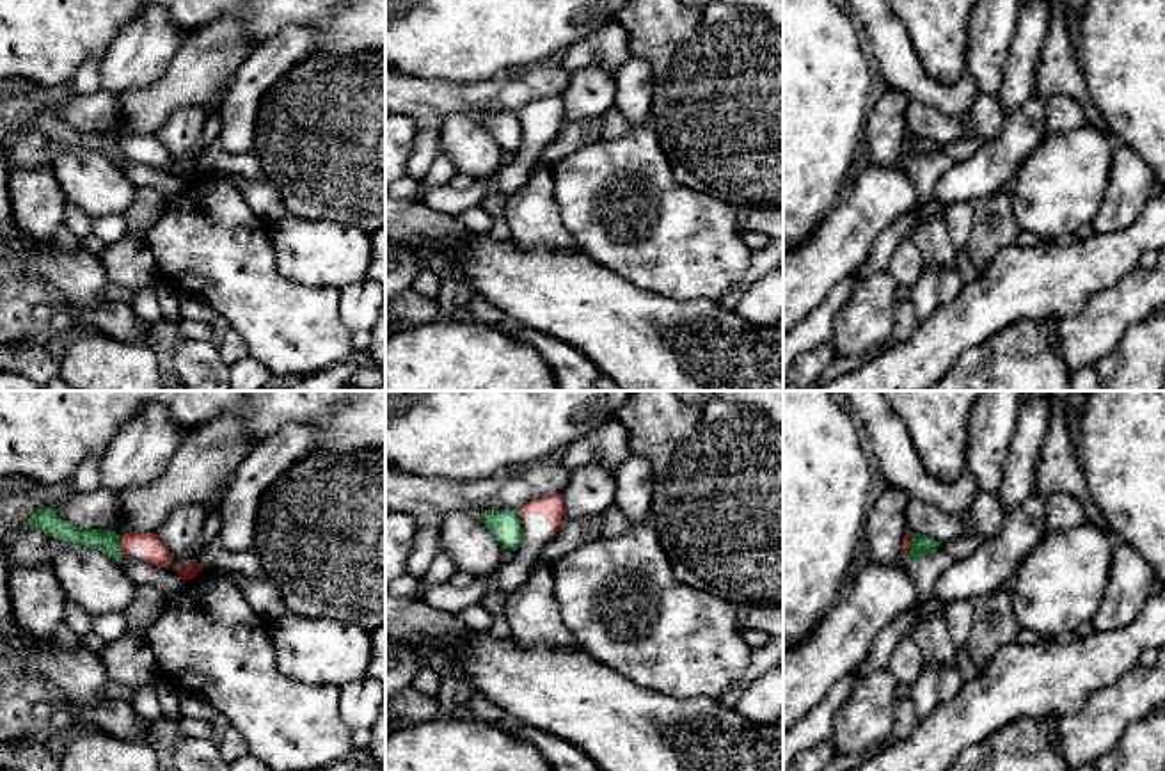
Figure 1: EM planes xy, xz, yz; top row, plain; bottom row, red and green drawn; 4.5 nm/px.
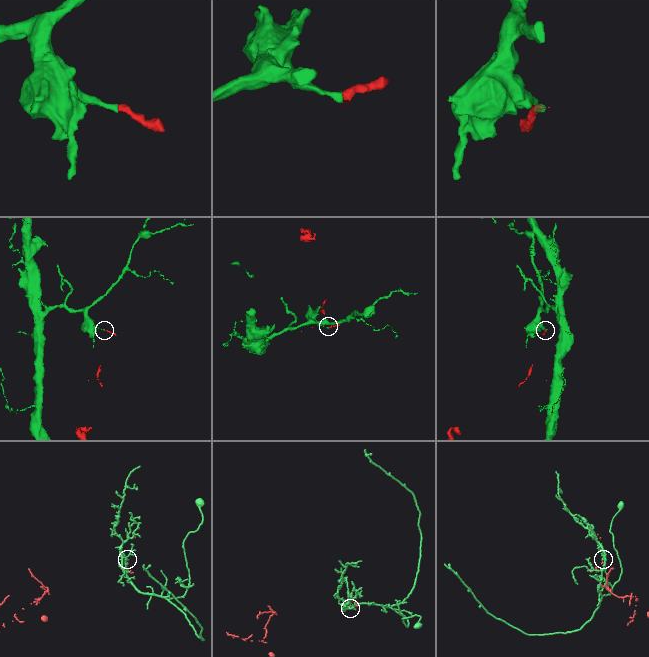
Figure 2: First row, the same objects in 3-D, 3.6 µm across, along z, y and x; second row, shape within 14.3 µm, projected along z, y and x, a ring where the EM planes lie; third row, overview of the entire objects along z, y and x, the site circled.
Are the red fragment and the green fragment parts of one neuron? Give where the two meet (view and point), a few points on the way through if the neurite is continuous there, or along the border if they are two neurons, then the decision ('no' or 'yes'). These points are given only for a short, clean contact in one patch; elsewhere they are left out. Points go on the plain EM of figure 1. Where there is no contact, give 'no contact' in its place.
yz (910, 148) | along yz (910, 134), (910, 151), (901, 157) | no

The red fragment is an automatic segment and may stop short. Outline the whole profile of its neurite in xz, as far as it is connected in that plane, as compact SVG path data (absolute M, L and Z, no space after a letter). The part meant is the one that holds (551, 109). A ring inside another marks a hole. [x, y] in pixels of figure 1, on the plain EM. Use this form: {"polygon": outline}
{"polygon": "M551 96L536 99L519 110L524 140L511 163L501 165L492 176L487 197L503 195L508 199L527 179L531 169L538 163L545 144L556 137L563 126L563 98Z"}

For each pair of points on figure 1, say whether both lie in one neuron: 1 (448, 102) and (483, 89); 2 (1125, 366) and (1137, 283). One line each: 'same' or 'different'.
1: same
2: different

